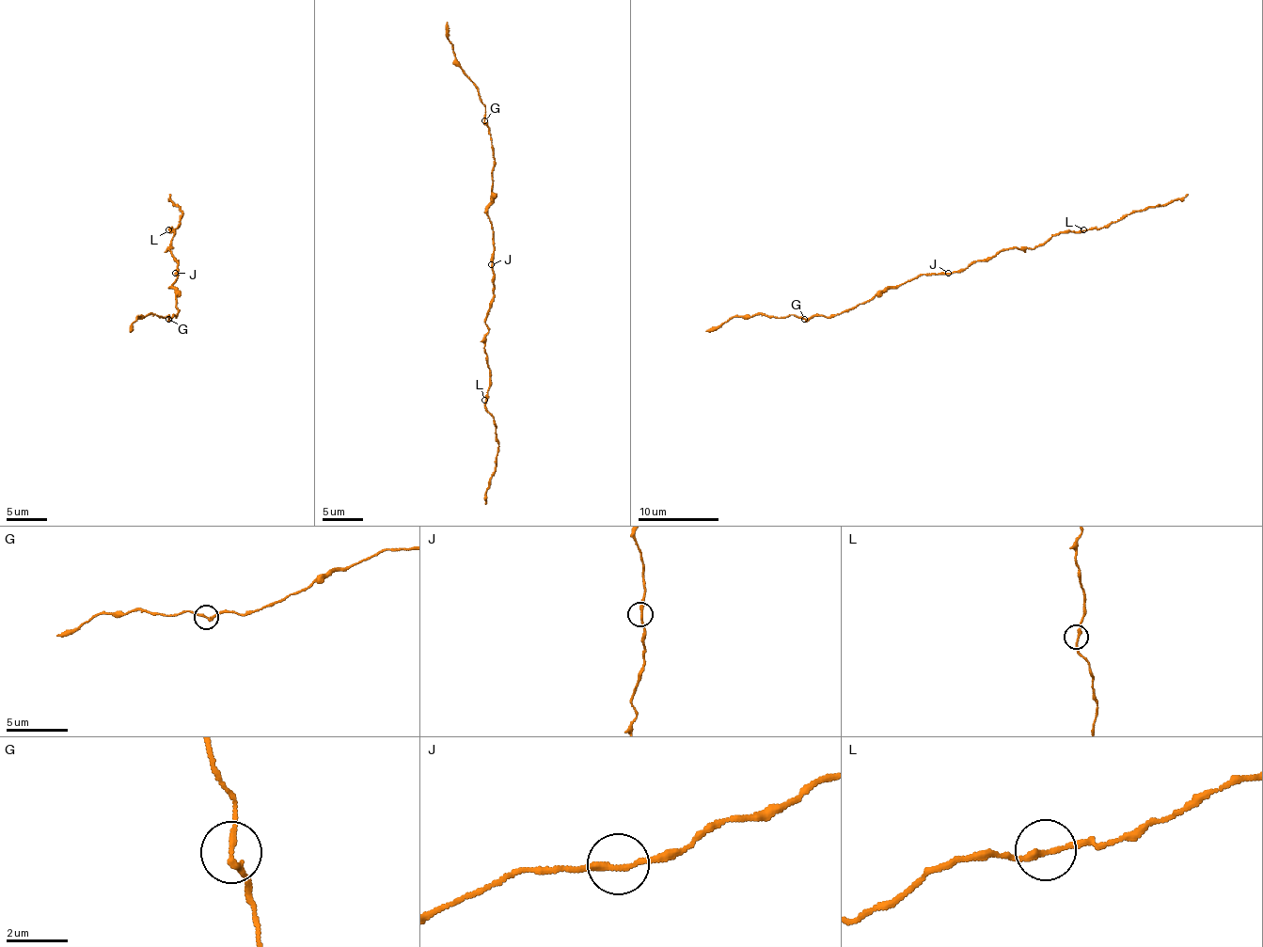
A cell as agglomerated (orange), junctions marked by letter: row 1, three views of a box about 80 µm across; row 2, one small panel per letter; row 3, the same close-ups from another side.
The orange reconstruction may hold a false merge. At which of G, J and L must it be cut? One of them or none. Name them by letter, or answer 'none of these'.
none of these

